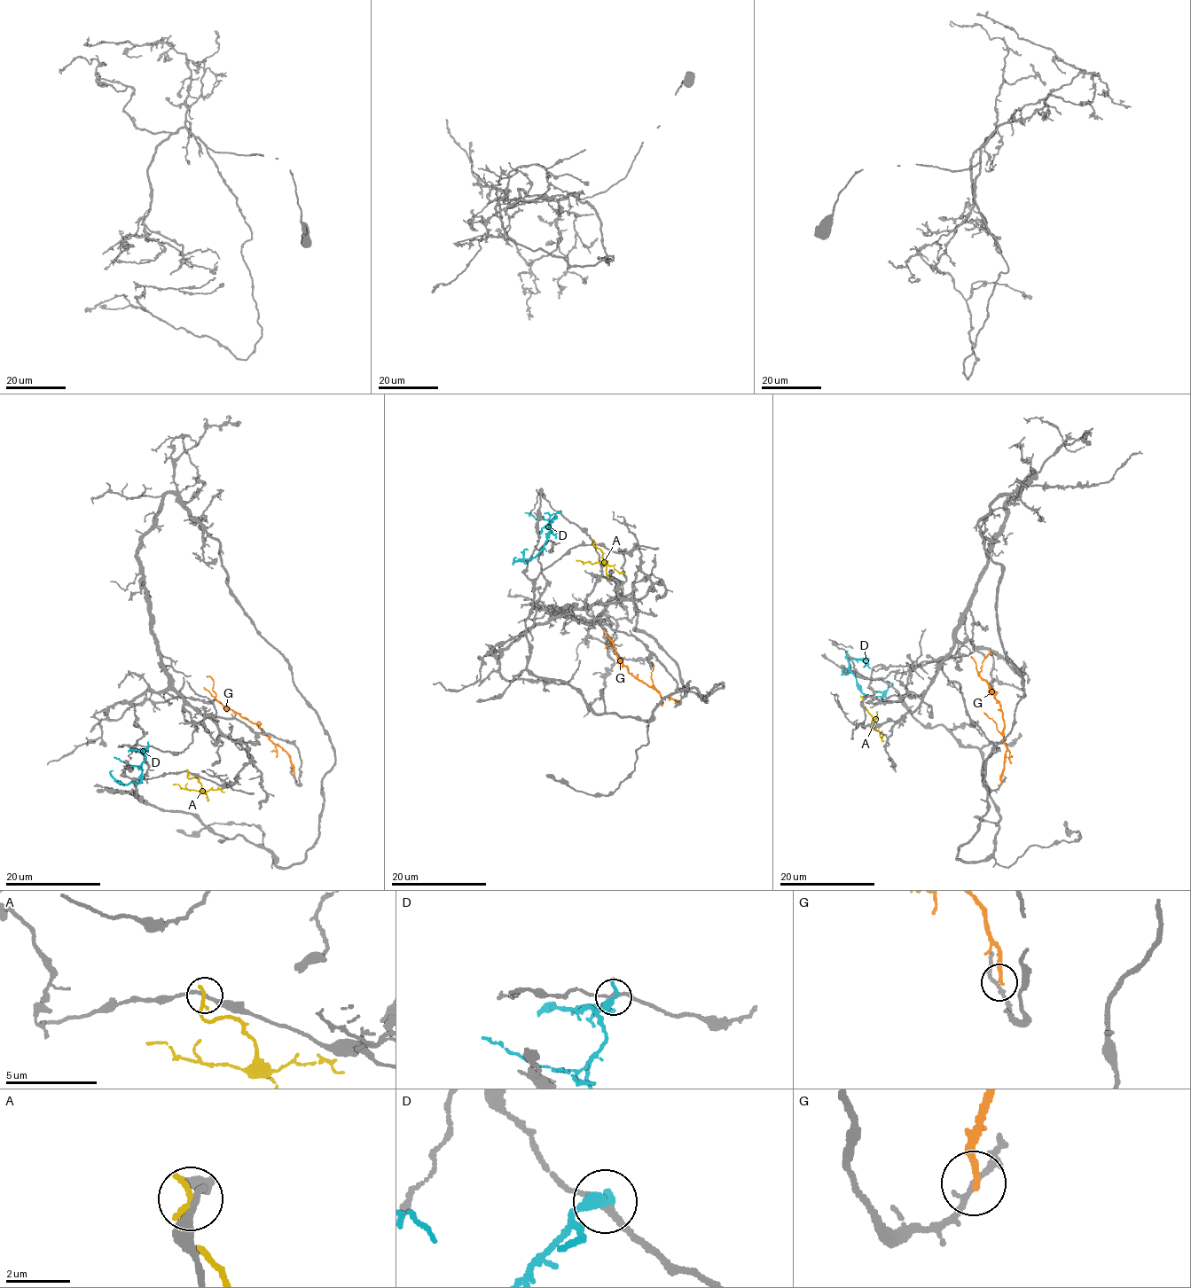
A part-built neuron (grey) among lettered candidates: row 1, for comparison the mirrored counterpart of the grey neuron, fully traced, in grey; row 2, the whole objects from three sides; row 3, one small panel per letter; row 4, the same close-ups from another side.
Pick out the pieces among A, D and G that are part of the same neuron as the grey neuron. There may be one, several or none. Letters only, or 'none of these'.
none of these

